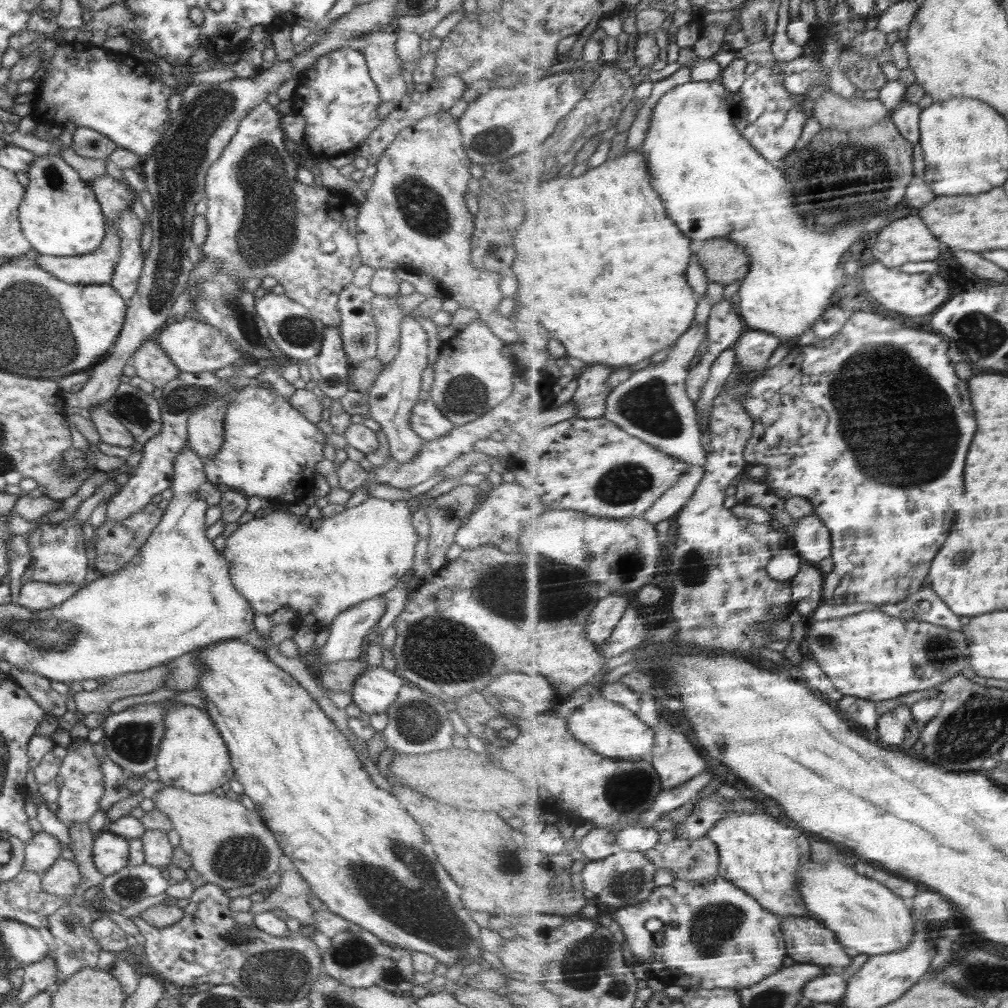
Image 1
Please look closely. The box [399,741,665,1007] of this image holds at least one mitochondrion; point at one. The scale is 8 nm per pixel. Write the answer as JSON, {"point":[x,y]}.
{"point":[589,965]}

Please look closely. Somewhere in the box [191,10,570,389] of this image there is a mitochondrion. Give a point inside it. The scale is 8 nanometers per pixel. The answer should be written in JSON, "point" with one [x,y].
{"point":[270,229]}

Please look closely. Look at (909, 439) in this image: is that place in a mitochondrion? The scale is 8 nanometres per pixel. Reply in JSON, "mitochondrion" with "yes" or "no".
{"mitochondrion":"yes"}

